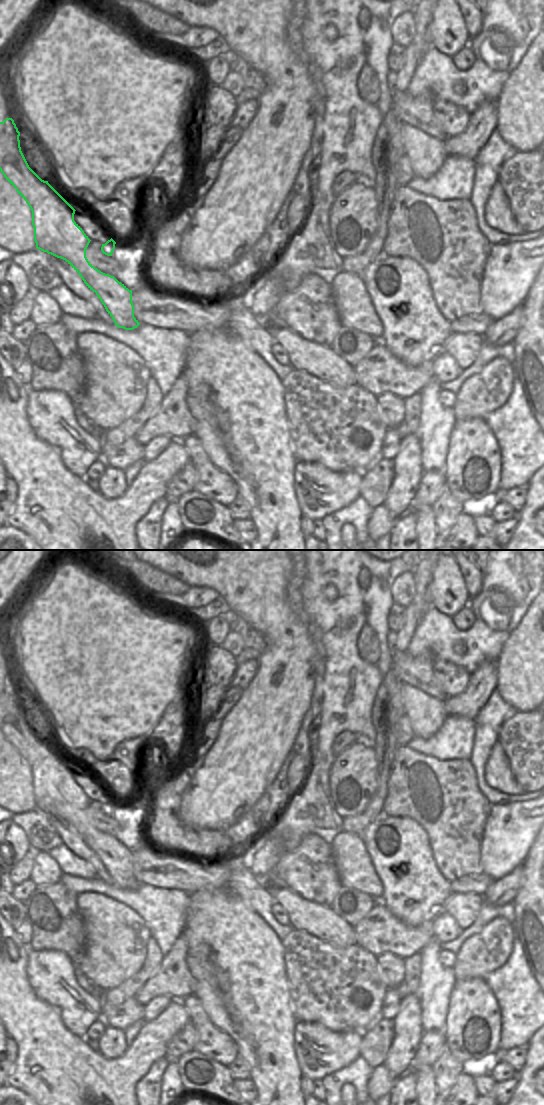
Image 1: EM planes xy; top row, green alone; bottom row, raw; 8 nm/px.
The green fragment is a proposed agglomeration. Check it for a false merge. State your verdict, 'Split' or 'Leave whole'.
Leave whole.

